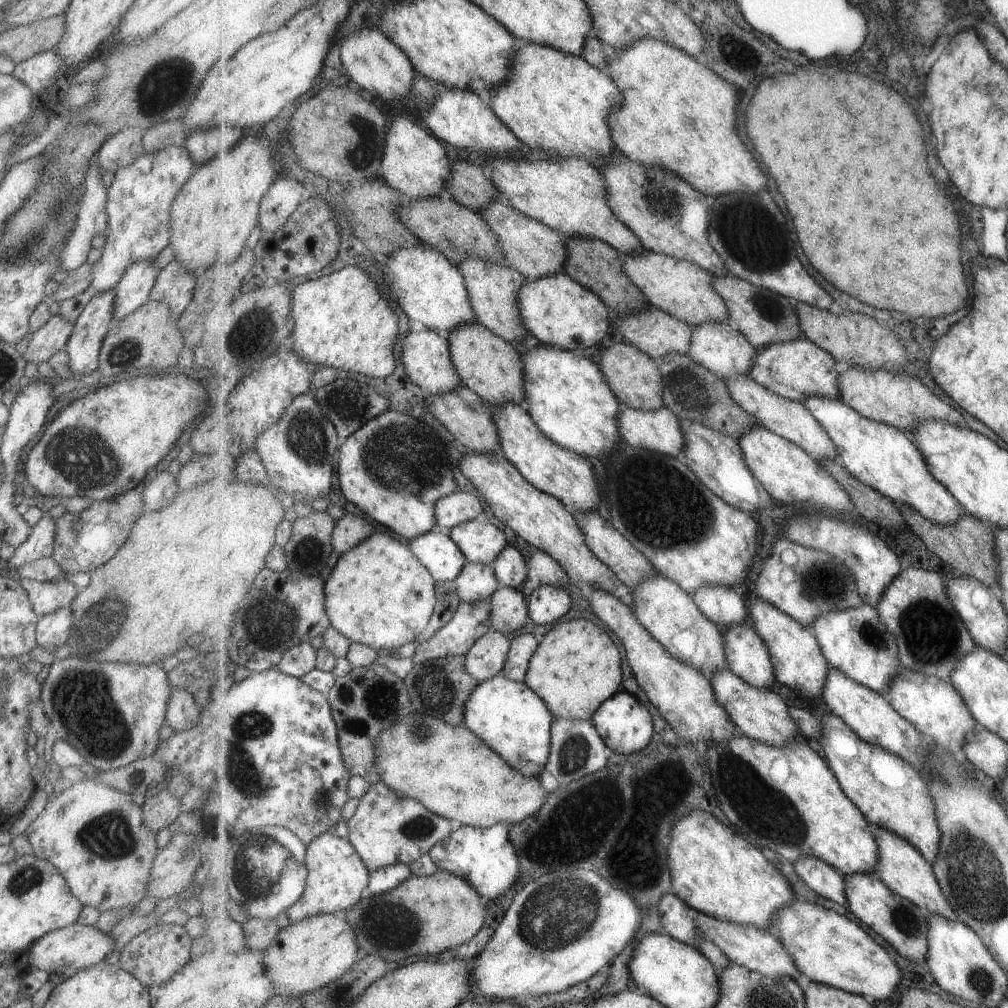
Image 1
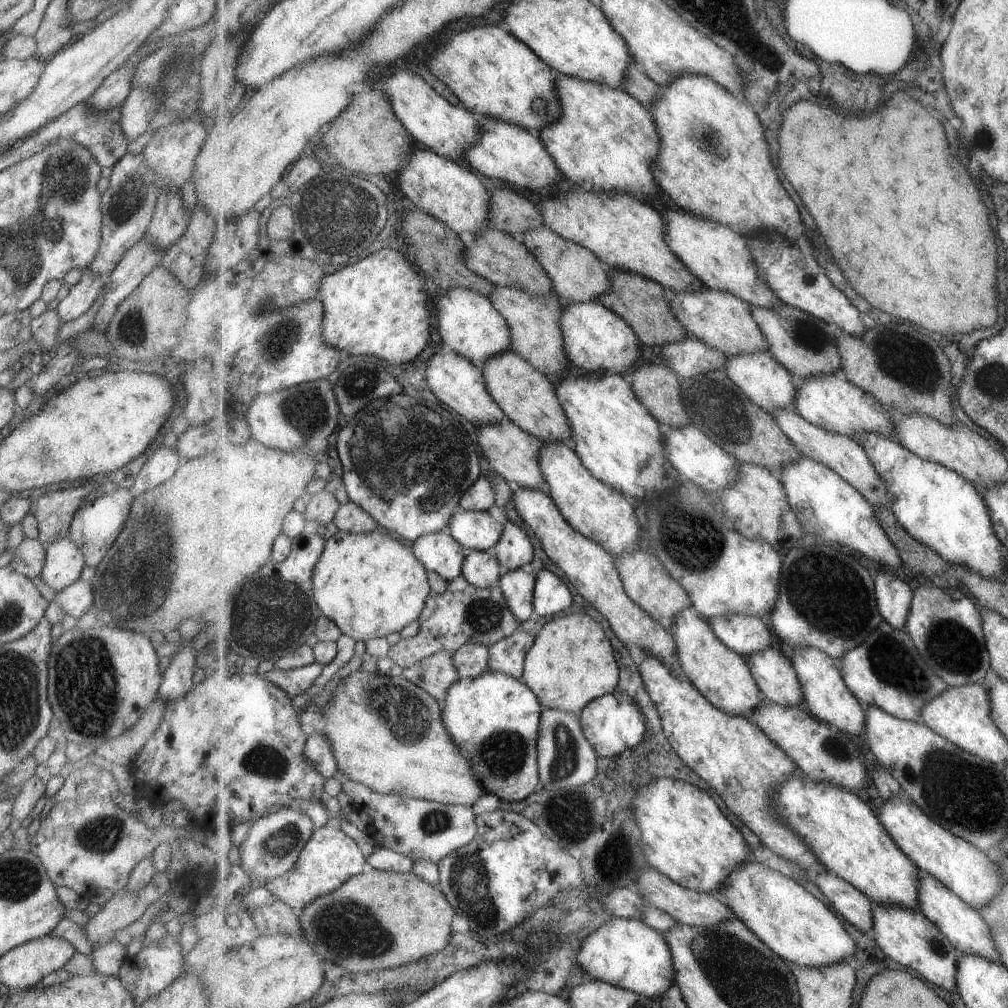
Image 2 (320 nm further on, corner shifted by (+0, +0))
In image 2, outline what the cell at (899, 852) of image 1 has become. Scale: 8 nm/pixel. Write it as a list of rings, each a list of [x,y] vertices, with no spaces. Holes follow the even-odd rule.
[[[920,869],[921,888],[920,903],[921,912],[929,920],[932,920],[949,937],[954,945],[965,955],[977,955],[985,957],[987,960],[1002,964],[1002,956],[993,938],[991,927],[984,919],[984,916],[965,902],[956,892],[945,886],[938,878],[935,878],[927,871]]]

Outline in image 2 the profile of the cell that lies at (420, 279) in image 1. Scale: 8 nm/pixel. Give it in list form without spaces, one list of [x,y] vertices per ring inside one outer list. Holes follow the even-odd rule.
[[[445,287],[446,292],[437,296],[436,313],[442,340],[453,352],[461,353],[479,368],[494,356],[512,348],[512,328],[508,320],[495,308],[492,300],[485,295],[465,287]]]

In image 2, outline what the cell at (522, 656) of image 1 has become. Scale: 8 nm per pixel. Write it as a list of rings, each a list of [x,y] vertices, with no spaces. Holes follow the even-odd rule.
[[[515,631],[512,635],[490,646],[490,670],[521,679],[524,675],[526,656],[535,644],[536,636],[529,632]]]

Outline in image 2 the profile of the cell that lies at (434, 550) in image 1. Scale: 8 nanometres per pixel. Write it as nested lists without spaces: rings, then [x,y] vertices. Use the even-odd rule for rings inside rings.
[[[448,528],[420,536],[413,547],[427,570],[438,572],[448,581],[463,574],[465,559],[471,552],[453,538]]]

